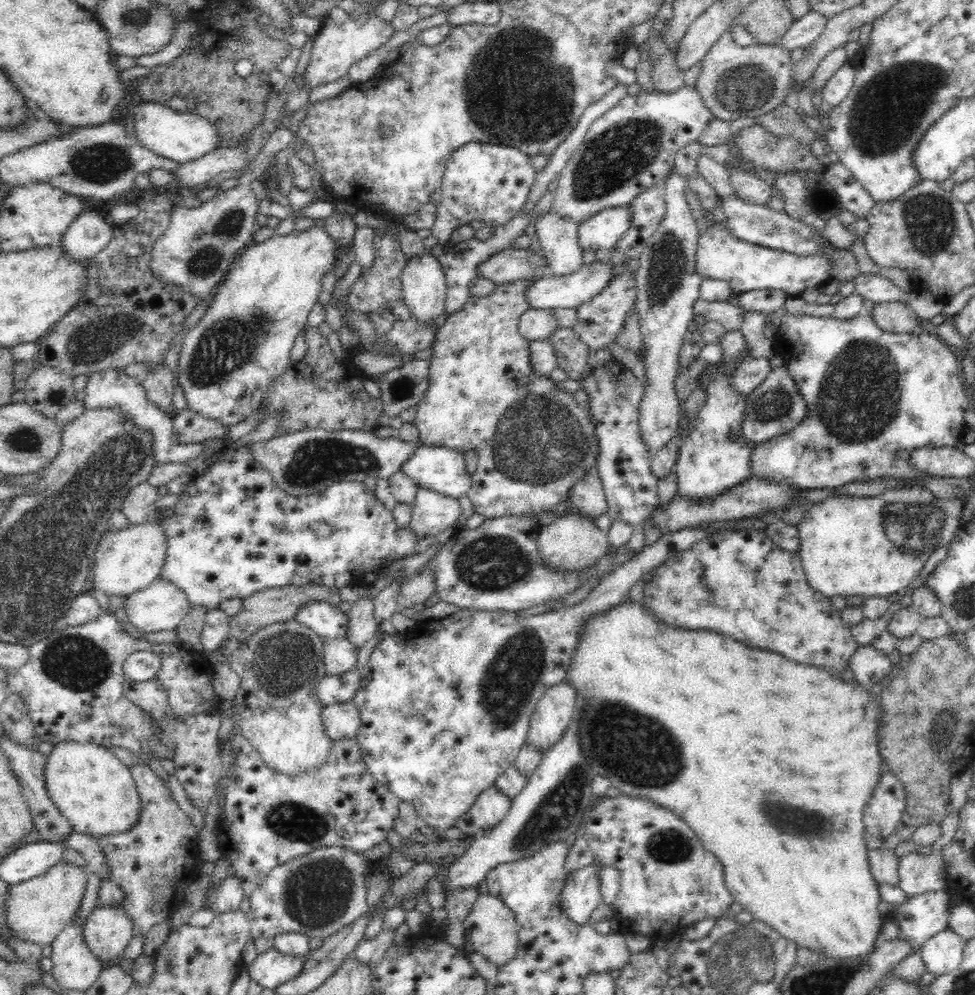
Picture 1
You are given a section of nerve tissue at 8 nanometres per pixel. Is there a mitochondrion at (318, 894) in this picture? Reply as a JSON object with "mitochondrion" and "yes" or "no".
{"mitochondrion":"yes"}

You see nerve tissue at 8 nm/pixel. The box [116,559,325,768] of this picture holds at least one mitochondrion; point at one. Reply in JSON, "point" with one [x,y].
{"point":[285,661]}

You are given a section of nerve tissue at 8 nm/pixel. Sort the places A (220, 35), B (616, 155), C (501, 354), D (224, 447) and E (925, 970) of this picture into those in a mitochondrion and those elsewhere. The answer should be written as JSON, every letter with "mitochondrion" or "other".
{"A":"other","B":"mitochondrion","C":"other","D":"other","E":"other"}

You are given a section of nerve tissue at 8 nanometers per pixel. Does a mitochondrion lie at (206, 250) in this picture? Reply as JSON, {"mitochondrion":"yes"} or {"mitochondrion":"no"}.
{"mitochondrion":"yes"}

